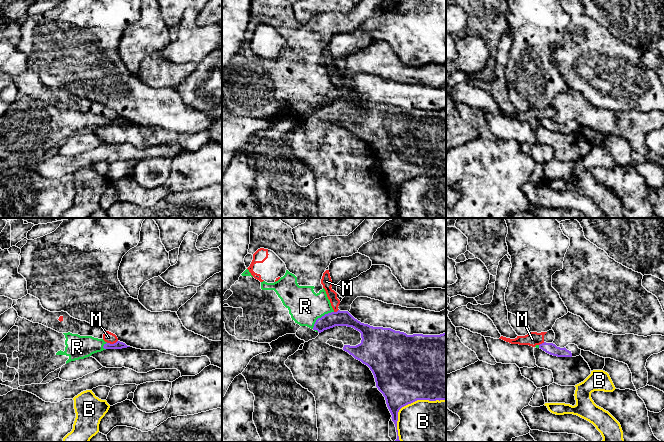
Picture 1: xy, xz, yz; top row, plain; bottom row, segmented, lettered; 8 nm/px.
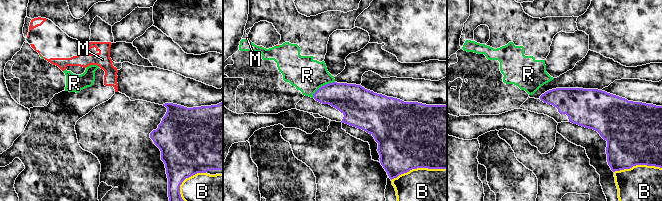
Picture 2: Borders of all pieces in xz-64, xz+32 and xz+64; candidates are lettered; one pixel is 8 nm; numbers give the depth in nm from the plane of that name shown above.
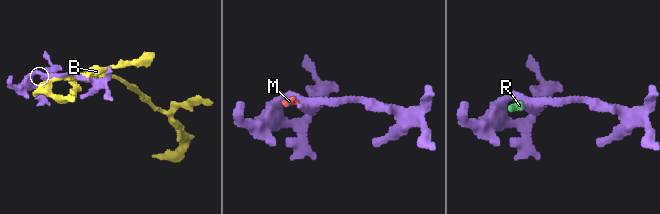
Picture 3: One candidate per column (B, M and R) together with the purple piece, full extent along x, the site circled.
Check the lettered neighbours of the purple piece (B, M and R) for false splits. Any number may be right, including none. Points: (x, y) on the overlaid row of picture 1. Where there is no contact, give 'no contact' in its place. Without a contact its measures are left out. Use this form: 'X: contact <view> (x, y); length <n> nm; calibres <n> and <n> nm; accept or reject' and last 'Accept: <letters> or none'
B: contact xz (407, 404); length 500 nm; calibres 480 and 460 nm; reject
M: contact xy (112, 344); length 90 nm; calibres 60 and 90 nm; reject
R: contact xz (321, 317); length 220 nm; calibres 130 and 280 nm; accept
Accept: R

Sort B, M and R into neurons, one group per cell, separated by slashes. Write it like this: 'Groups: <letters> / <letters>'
Groups: B / M / R

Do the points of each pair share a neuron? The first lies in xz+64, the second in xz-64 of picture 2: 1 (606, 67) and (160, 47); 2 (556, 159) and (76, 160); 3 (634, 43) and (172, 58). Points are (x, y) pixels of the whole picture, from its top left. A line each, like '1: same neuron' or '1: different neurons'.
1: same neuron
2: different neurons
3: different neurons

